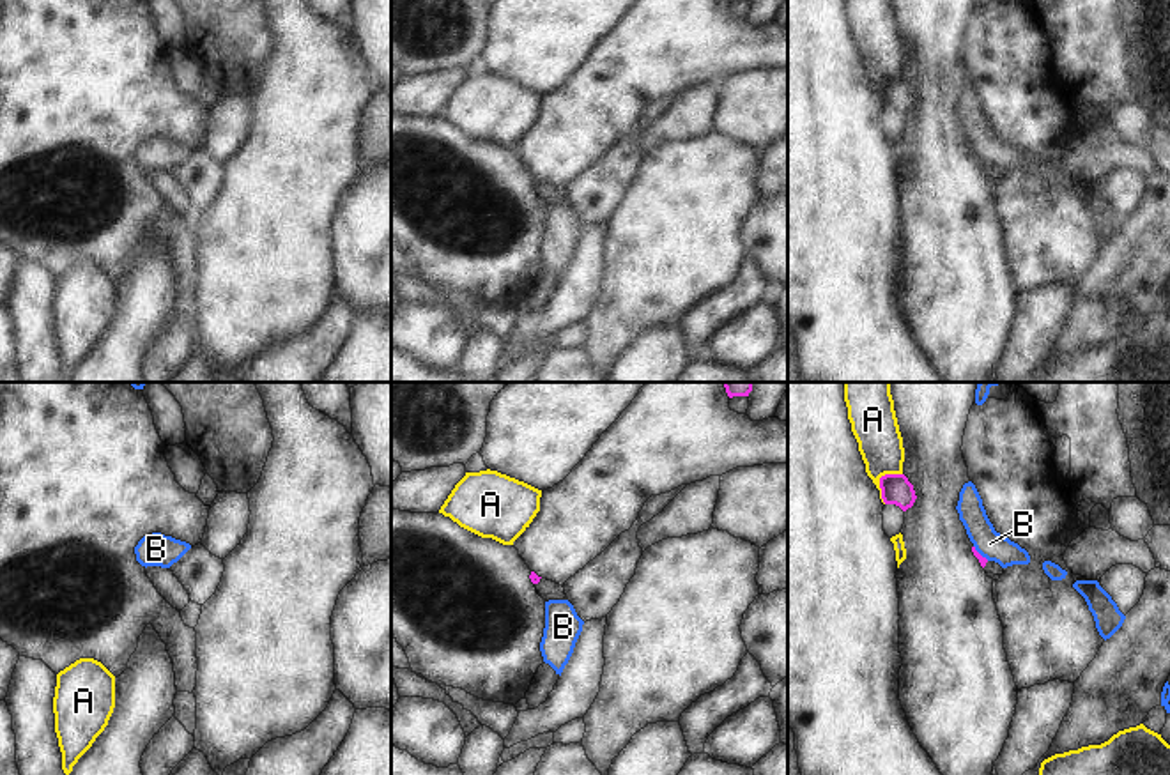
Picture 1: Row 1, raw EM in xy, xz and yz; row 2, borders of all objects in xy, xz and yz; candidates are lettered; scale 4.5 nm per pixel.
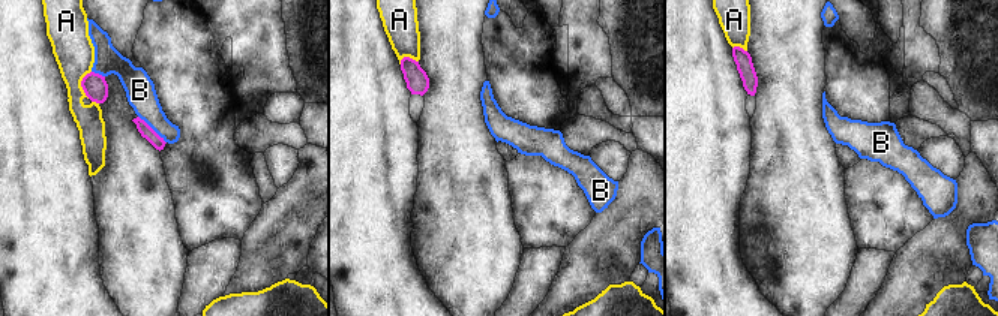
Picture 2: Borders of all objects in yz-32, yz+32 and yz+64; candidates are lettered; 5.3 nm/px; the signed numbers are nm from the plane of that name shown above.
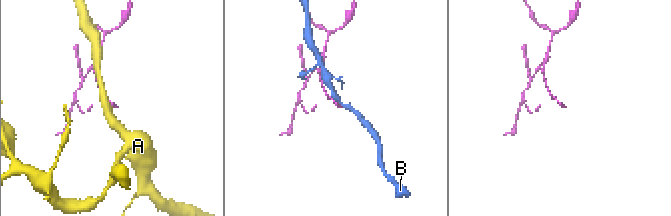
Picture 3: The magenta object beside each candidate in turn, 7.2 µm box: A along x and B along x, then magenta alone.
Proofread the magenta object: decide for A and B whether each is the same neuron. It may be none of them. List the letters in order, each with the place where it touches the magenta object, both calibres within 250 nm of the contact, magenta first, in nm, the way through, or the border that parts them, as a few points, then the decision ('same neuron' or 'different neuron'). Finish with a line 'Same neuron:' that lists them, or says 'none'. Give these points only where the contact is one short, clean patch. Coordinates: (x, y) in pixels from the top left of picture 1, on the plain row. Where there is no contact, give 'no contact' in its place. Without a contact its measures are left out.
A: meets magenta in yz at (880, 84); 140 nm thick on the magenta side, 200 nm on the other; different neuron
B: meets magenta in yz at (979, 158); 40 nm thick on the magenta side, 130 nm on the other; different neuron
Same neuron: none

